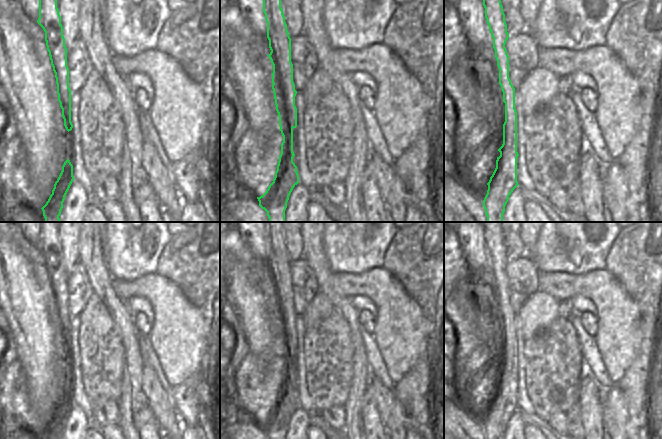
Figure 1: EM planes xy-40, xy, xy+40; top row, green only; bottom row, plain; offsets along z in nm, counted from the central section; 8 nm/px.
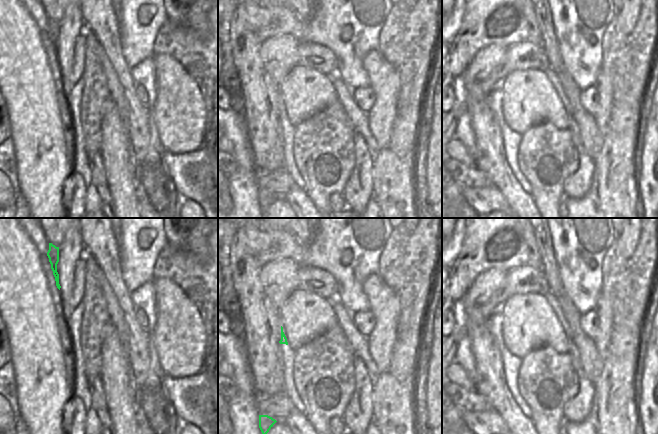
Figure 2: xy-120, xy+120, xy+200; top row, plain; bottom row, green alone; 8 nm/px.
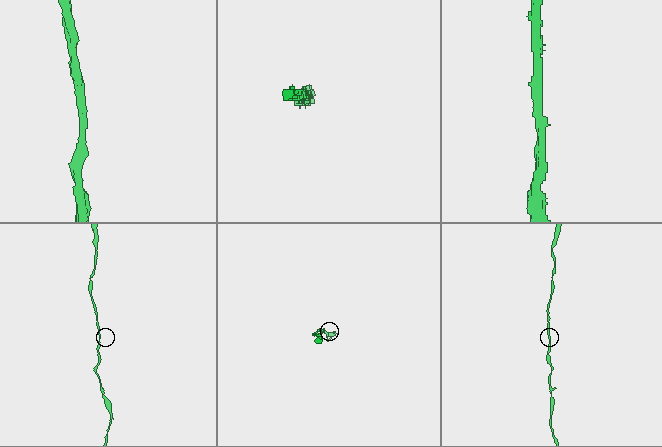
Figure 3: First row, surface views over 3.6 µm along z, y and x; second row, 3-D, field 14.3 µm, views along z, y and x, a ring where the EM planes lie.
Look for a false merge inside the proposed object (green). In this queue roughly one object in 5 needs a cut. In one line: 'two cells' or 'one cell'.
one cell

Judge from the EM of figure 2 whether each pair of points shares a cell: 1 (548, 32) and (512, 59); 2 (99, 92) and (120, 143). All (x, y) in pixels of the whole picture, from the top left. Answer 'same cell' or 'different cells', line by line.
1: different cells
2: different cells

